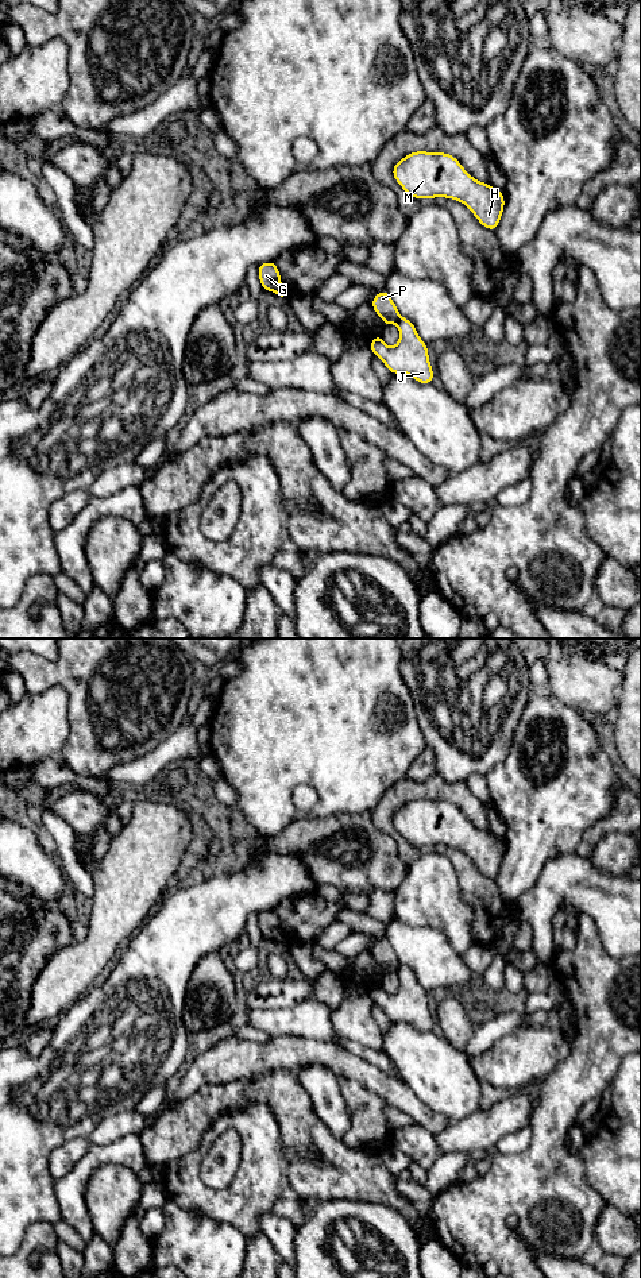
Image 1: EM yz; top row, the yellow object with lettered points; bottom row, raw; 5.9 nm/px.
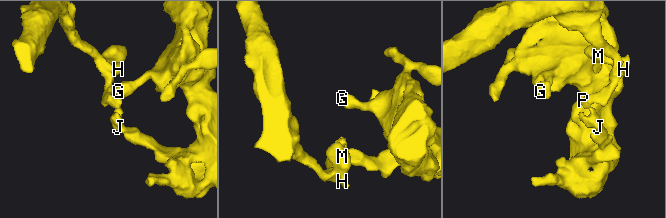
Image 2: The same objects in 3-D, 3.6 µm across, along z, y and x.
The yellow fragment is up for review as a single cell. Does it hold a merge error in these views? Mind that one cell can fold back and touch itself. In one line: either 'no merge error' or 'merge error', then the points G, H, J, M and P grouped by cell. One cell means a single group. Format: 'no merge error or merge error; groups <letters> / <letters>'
merge error; groups G J / H M P

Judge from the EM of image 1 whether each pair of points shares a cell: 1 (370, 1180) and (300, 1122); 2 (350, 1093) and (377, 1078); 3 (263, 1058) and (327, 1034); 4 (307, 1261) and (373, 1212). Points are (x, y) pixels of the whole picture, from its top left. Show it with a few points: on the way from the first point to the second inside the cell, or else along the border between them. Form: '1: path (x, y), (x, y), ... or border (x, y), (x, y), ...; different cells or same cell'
1: path (352, 1174), (317, 1139); same cell
2: border (336, 1074), (355, 1078), (387, 1104); different cells
3: border (282, 1035), (321, 1039), (343, 1049); different cells
4: path (313, 1239), (315, 1231), (335, 1211), (351, 1211); same cell

